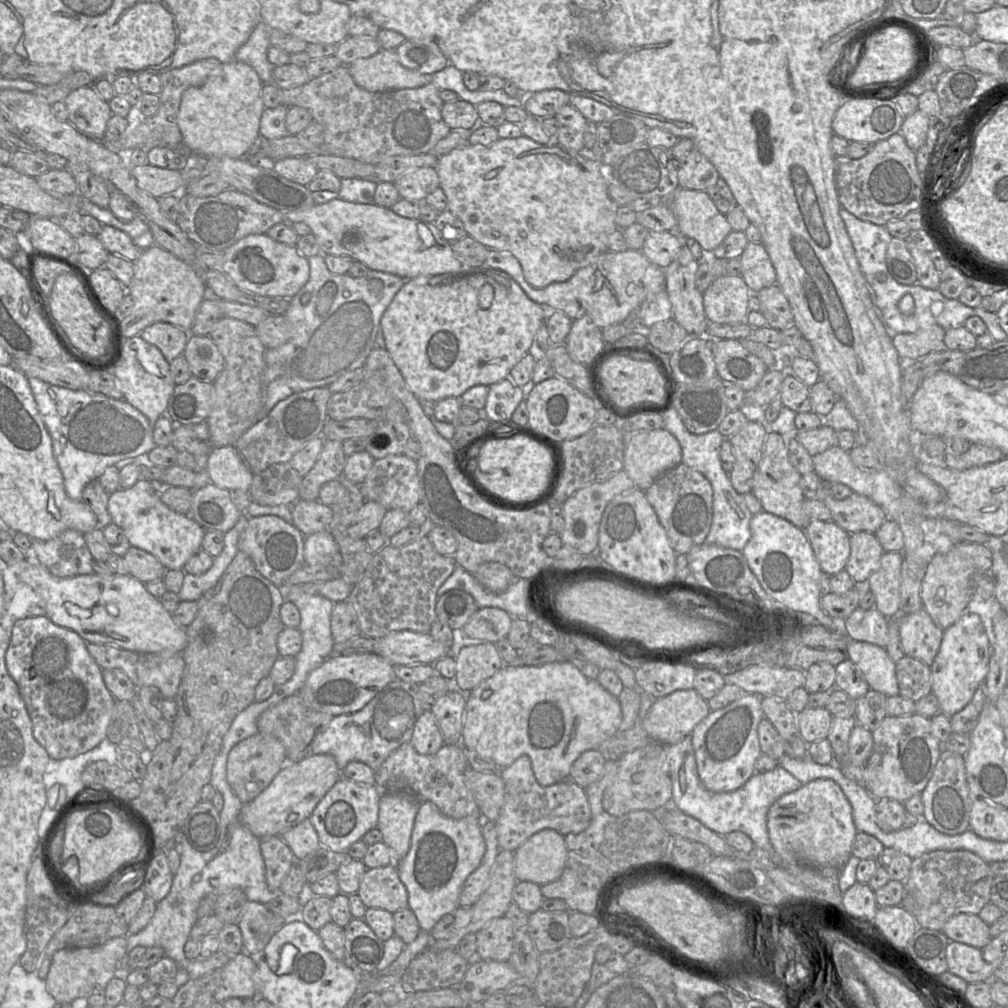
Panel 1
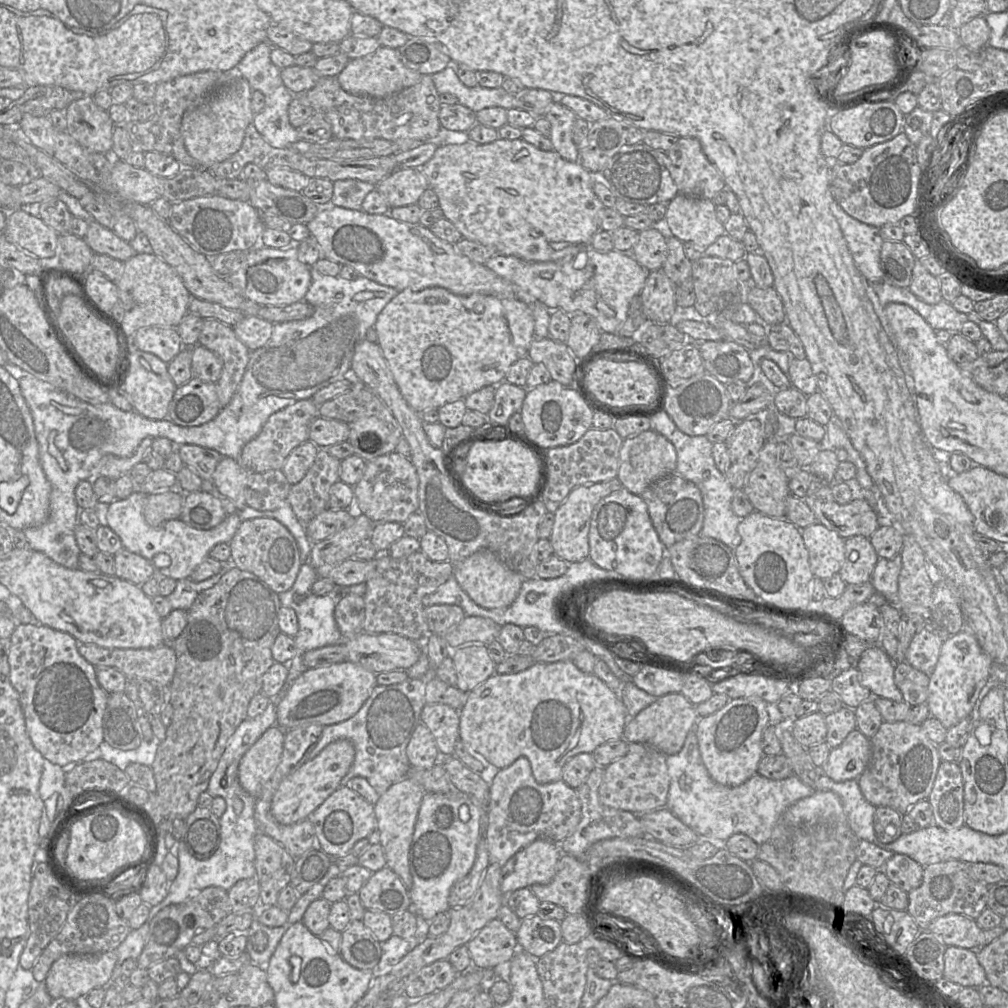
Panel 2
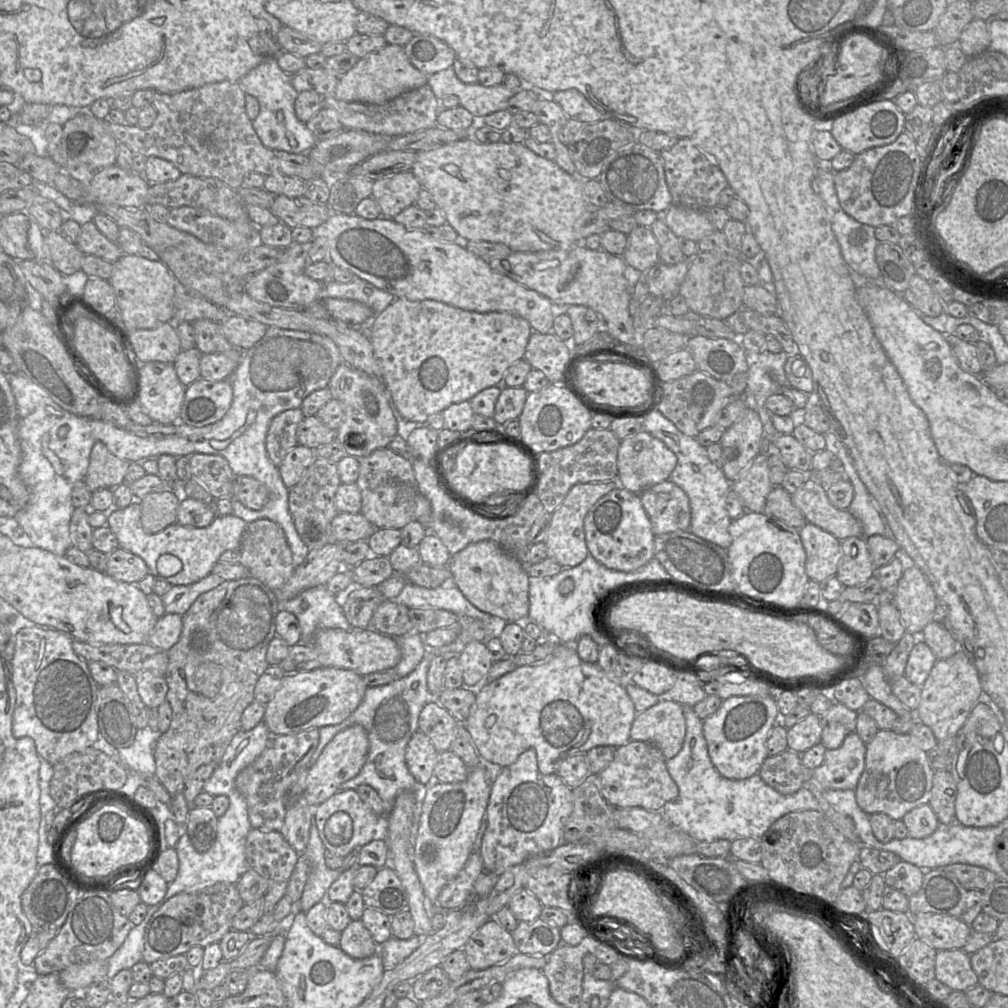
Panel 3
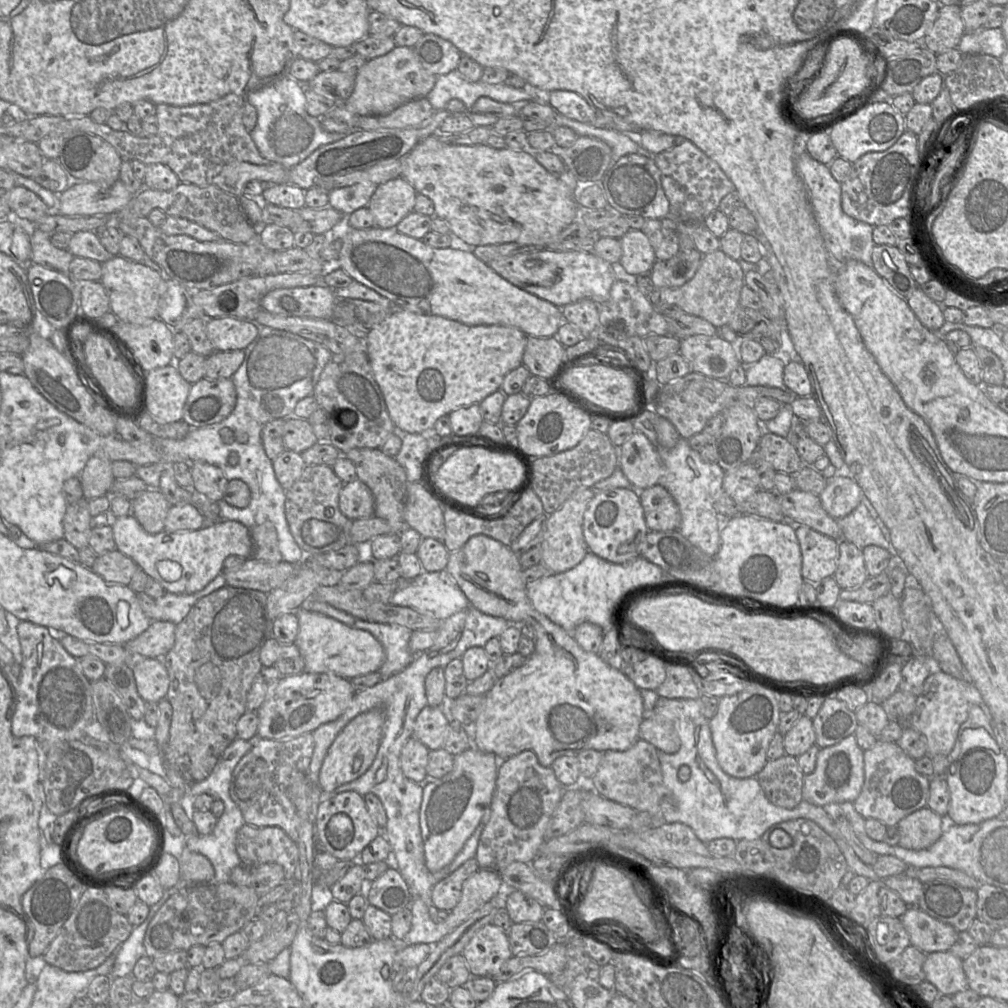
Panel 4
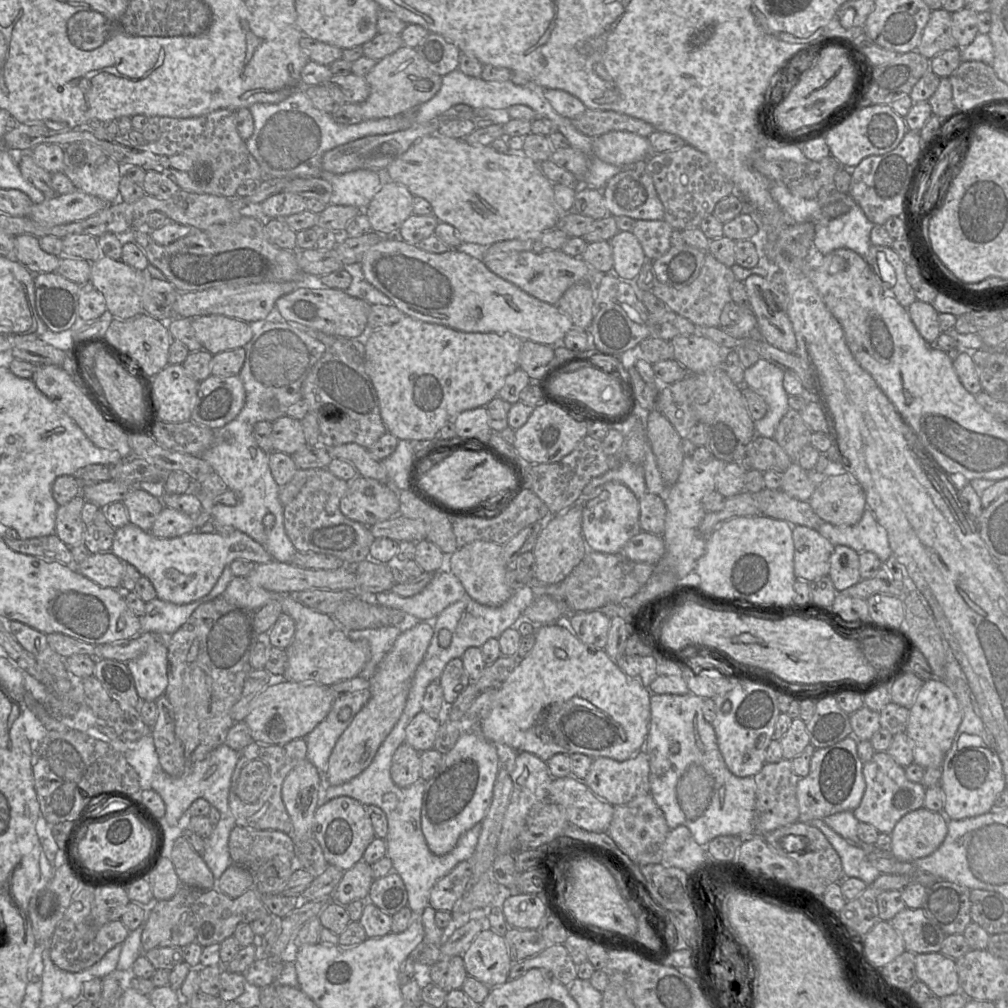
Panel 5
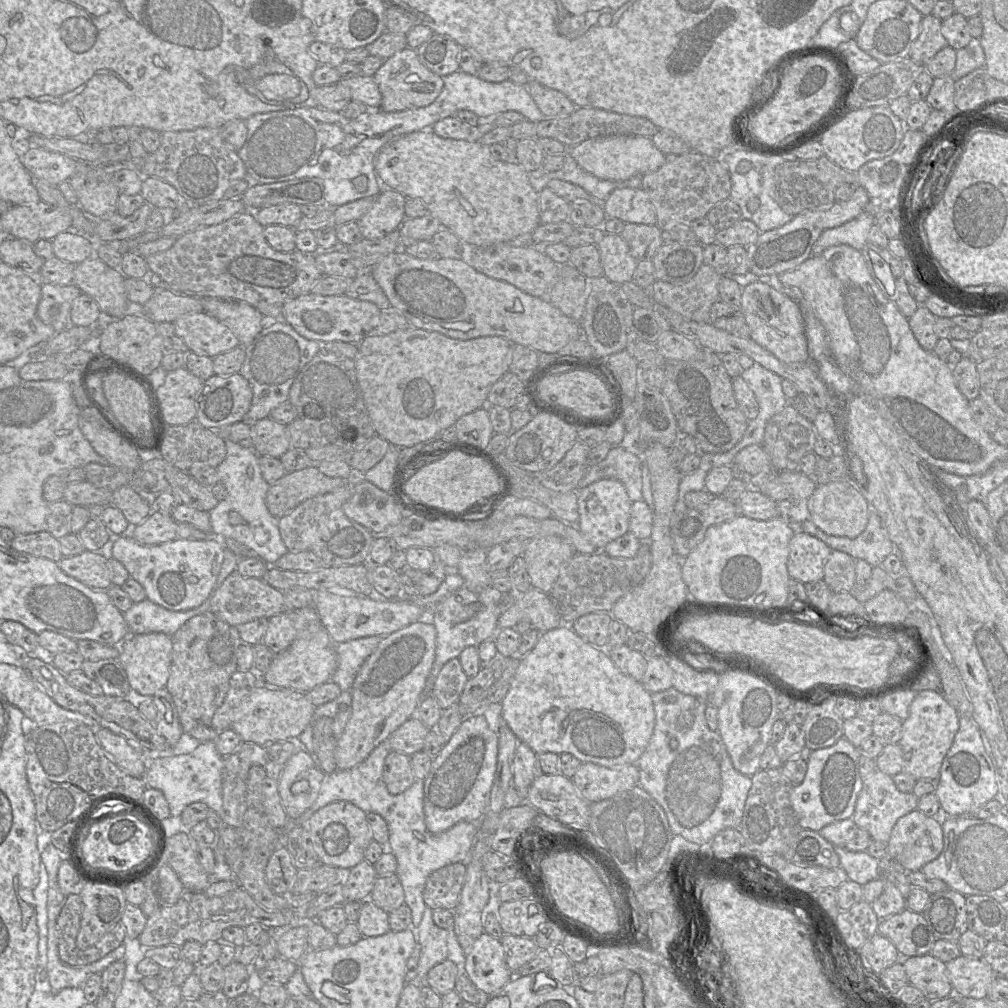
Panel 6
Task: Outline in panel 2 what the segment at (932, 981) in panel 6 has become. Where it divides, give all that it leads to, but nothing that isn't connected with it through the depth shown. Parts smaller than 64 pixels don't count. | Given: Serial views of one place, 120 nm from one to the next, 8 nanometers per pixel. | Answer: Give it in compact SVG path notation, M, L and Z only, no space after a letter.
M947 946L944 953L943 977L962 987L981 987L987 983L984 968L979 963L976 950Z

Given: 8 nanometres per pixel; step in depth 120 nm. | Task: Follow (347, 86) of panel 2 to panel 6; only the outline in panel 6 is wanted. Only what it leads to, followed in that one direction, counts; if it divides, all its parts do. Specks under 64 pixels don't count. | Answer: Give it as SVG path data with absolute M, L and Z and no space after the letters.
M406 47L386 59L373 78L382 95L378 109L384 112L428 106L436 100L444 87L443 77L423 65L418 58L416 49L410 47Z

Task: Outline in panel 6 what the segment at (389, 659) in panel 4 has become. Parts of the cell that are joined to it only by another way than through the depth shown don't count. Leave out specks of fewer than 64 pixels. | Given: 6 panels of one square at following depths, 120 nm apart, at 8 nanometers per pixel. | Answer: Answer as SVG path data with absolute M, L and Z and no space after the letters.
M368 636L335 644L337 668L331 677L342 691L351 691L365 660L375 651L383 636Z

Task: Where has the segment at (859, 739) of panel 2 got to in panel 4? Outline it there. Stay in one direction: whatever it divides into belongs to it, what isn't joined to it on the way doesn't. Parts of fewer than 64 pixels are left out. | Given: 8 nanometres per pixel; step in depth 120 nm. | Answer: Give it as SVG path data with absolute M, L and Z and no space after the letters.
M852 734L835 745L820 748L814 771L804 776L802 798L818 806L854 802L862 790L864 776L864 751Z

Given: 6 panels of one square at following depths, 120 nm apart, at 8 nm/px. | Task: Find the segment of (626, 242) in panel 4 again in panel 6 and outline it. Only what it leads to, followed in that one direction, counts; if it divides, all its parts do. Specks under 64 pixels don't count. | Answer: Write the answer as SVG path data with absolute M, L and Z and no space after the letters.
M606 233L597 247L603 275L608 280L618 285L633 281L638 261L631 255L629 246L621 235Z

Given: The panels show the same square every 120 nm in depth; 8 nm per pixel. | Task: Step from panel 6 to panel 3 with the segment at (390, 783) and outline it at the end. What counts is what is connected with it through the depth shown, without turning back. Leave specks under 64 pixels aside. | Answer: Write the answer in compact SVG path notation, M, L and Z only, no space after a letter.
M417 730L407 744L405 761L419 786L428 786L434 781L437 758L438 751L430 738Z

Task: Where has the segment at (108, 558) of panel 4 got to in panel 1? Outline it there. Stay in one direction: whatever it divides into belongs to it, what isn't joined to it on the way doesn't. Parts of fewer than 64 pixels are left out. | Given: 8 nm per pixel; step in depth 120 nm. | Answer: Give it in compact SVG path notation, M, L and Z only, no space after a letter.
M131 546L123 556L128 574L146 584L162 580L167 569L151 553Z

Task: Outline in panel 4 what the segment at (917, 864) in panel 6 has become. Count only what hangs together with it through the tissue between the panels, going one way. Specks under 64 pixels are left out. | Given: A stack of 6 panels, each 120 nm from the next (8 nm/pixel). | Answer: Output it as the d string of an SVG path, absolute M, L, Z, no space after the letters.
M925 806L898 822L898 845L910 850L928 848L940 838L946 823L947 817L942 817Z

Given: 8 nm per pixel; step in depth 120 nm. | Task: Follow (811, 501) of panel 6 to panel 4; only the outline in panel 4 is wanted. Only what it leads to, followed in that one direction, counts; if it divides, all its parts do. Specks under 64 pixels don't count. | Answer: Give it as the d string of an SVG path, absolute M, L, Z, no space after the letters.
M852 477L827 479L828 483L819 494L823 509L834 519L841 519L853 512L862 501L862 489Z

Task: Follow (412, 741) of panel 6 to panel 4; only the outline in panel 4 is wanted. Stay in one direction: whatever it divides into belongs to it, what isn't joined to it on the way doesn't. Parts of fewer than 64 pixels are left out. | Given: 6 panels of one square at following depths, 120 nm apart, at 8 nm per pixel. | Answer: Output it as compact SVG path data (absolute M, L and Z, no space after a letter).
M427 705L418 714L413 728L413 736L430 751L443 747L450 716L444 707Z

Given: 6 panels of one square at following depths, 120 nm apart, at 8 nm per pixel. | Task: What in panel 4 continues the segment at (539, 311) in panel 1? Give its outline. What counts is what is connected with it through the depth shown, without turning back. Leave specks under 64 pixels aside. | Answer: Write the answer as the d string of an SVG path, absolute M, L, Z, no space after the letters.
M395 308L386 319L369 329L366 351L395 427L407 433L427 434L433 432L439 417L464 406L479 404L499 390L505 376L523 364L527 338L514 326L469 326L442 316L421 315Z

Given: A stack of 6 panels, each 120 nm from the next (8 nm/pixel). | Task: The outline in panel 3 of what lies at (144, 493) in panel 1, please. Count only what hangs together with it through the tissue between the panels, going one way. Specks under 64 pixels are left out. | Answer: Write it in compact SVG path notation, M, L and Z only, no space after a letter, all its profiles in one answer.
M134 499L125 508L115 508L107 517L107 526L116 536L119 547L142 558L149 569L149 573L155 578L164 579L157 573L156 563L159 556L162 554L176 556L182 563L182 569L174 576L166 578L166 581L172 586L192 584L211 574L214 565L219 561L223 552L240 549L242 536L248 524L233 514L217 515L210 525L204 528L174 523L161 532L147 534L142 527L140 515L140 501Z

